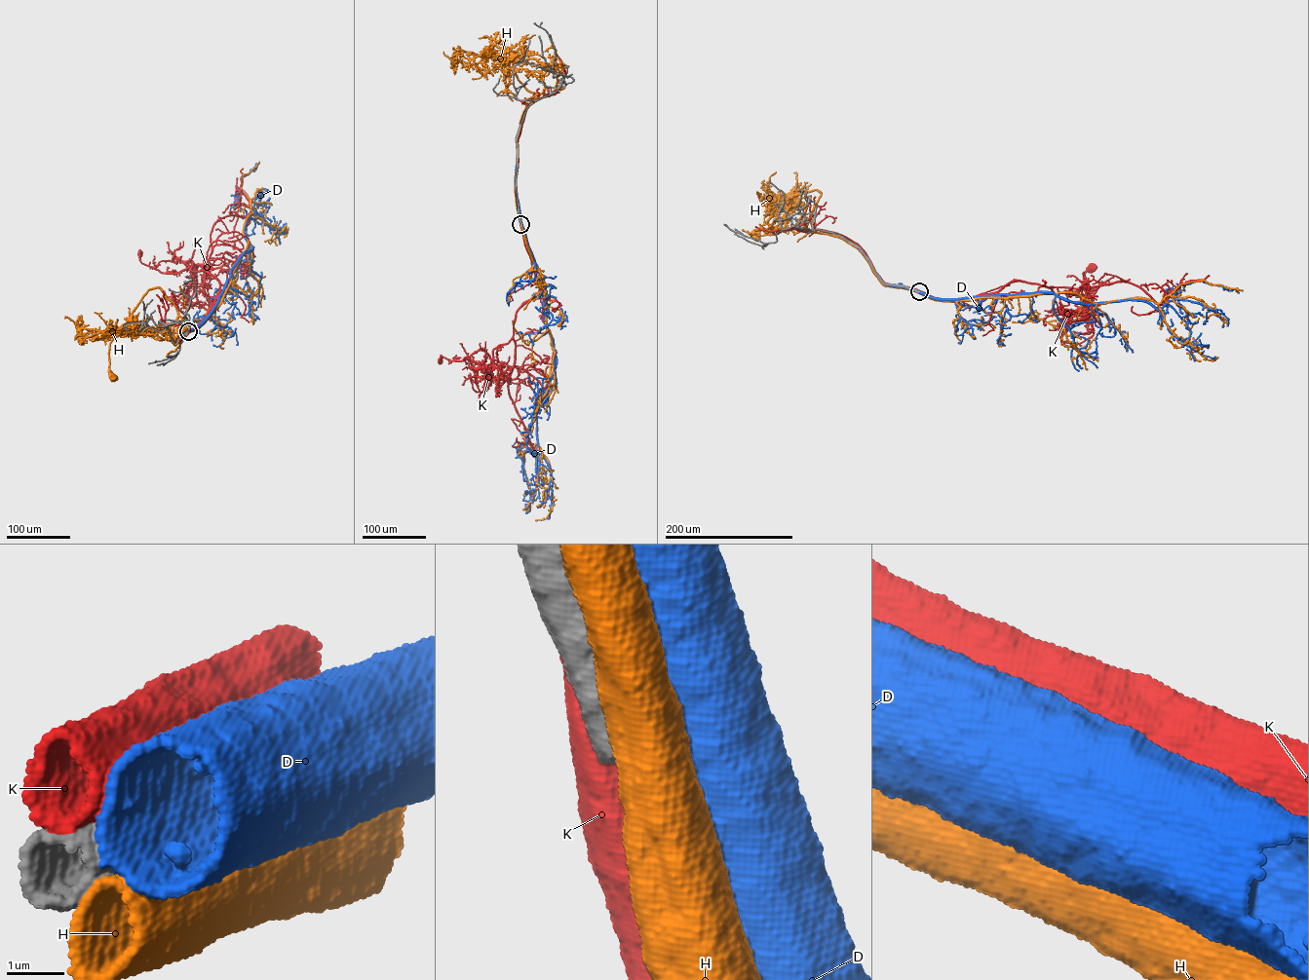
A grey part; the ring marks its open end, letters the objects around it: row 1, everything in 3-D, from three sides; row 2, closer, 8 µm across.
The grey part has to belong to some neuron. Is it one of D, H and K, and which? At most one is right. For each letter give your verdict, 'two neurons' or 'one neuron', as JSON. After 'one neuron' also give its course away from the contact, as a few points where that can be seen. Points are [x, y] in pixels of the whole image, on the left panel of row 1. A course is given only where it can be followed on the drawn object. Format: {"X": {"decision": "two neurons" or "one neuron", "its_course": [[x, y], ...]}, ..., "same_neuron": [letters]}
{"D": {"decision": "two neurons"}, "H": {"decision": "two neurons"}, "K": {"decision": "two neurons"}, "same_neuron": []}

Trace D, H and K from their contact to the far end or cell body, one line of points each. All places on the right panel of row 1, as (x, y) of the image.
D: (918, 291), (945, 299), (1048, 292), (1087, 304), (1137, 300), (1160, 309), (1180, 284), (1198, 281), (1239, 292)
H: (918, 291), (884, 285), (842, 239), (789, 230), (783, 203), (755, 235)
K: (918, 290), (967, 299), (1020, 281), (1055, 293), (1078, 294), (1064, 291), (1080, 289), (1085, 272), (1093, 268)

